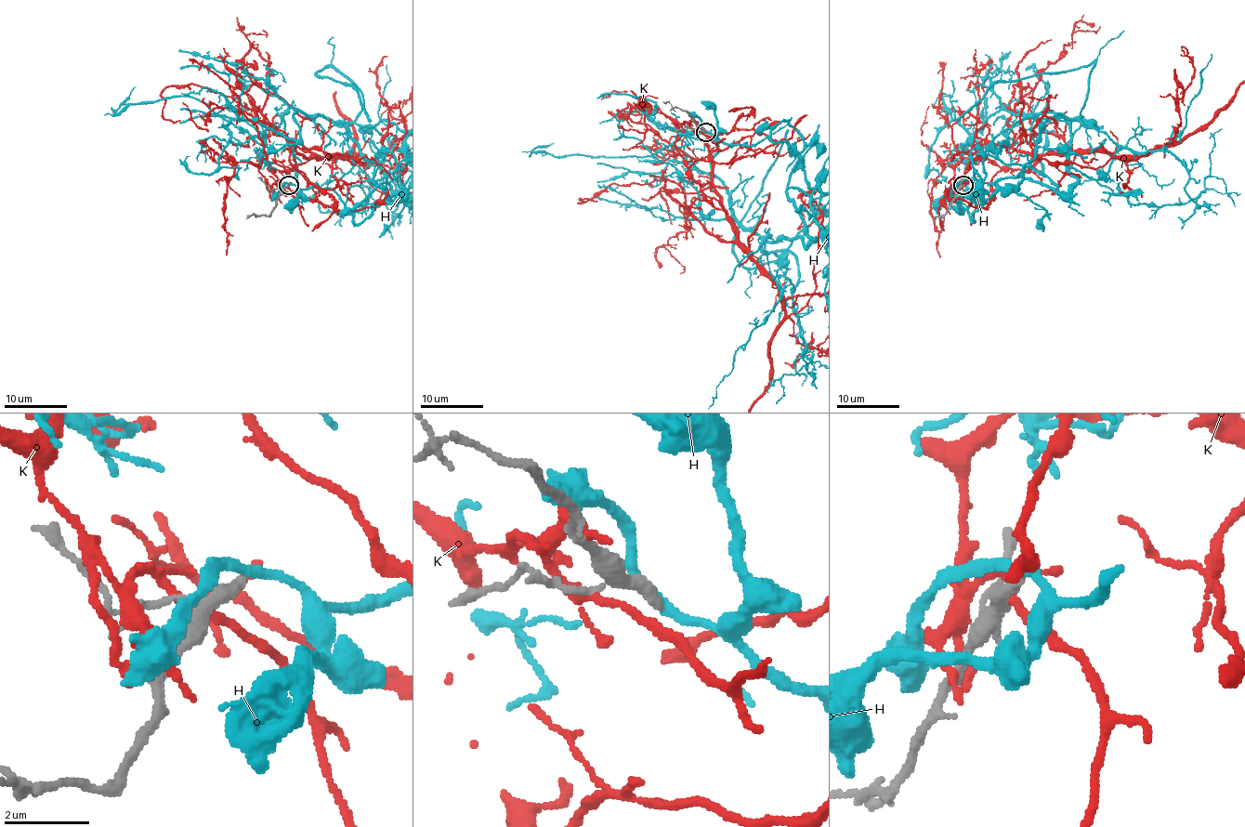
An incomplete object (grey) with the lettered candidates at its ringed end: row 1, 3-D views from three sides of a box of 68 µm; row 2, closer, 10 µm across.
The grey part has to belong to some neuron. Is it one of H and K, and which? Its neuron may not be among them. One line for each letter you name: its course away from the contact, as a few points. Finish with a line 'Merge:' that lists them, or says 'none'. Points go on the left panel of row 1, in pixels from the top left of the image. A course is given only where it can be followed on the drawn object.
Merge: none

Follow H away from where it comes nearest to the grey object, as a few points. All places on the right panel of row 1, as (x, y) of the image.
H: (962, 184), (974, 221), (1015, 190), (1039, 127), (1081, 118), (1001, 110), (963, 150), (986, 123), (973, 91)

